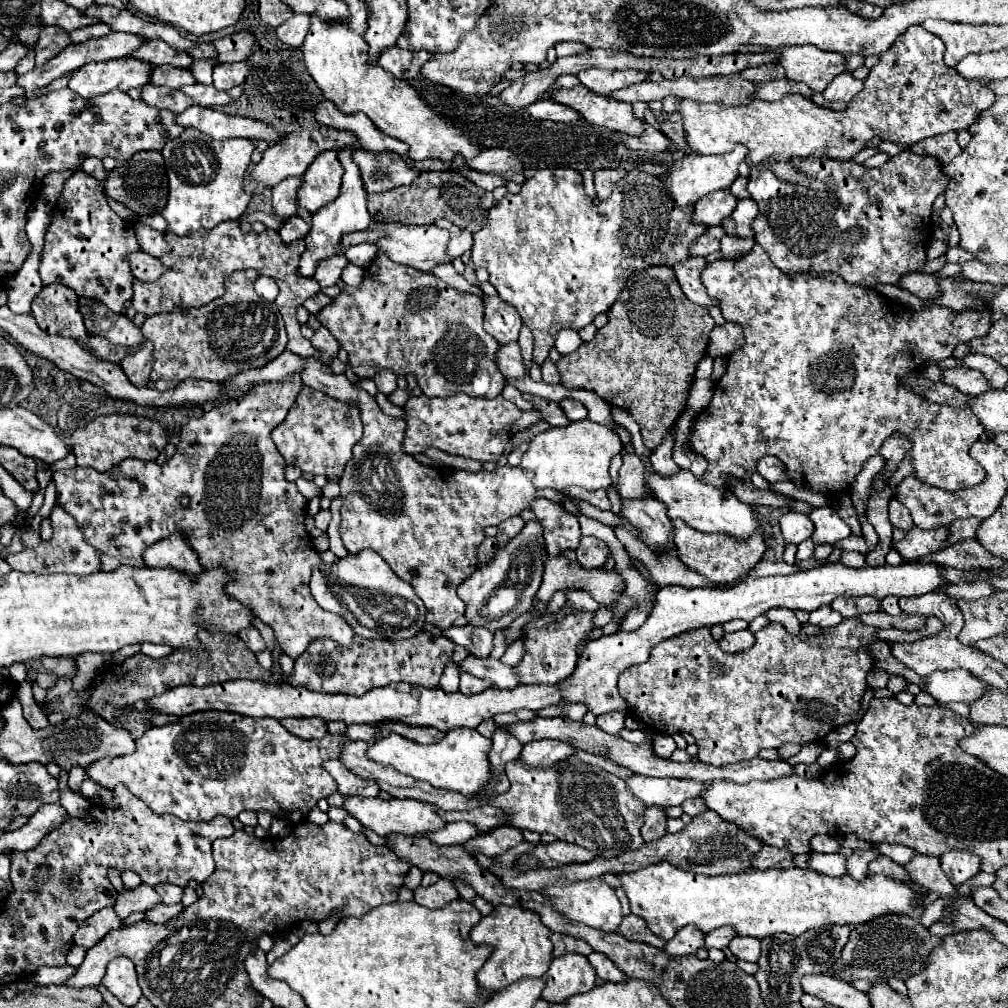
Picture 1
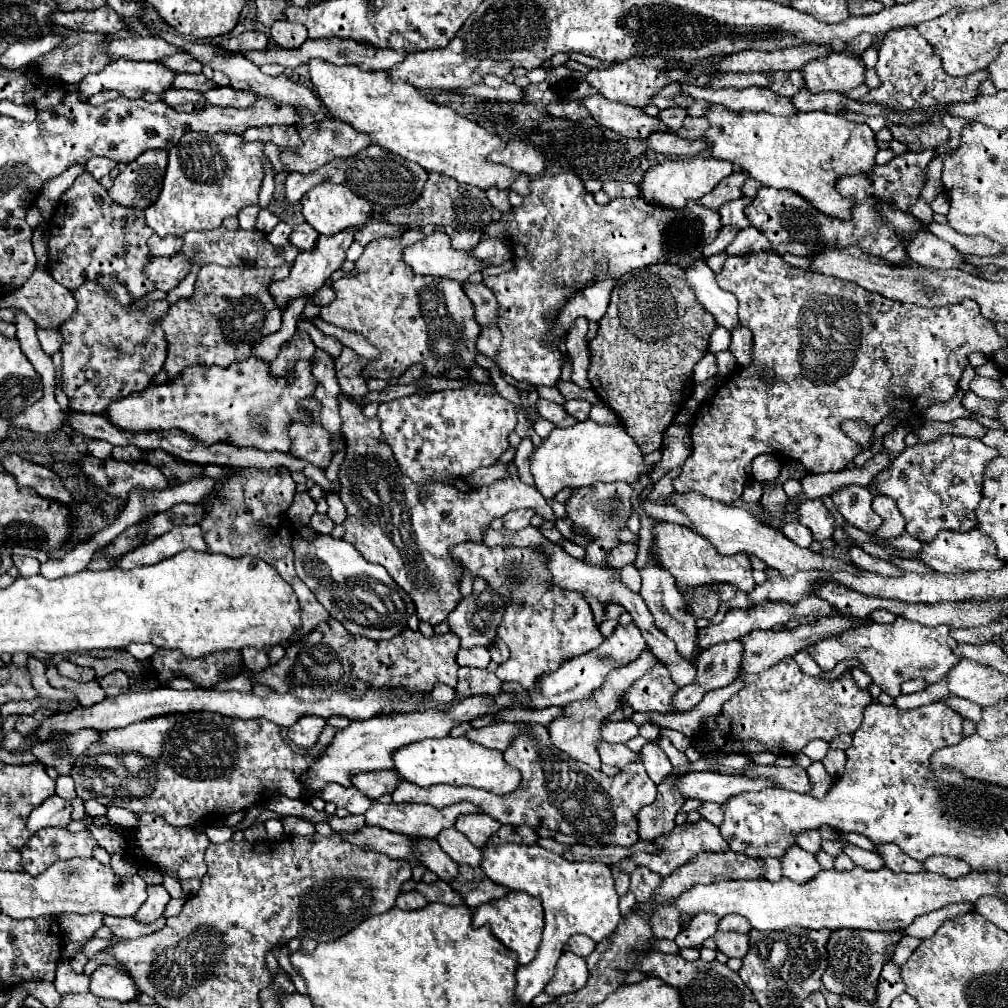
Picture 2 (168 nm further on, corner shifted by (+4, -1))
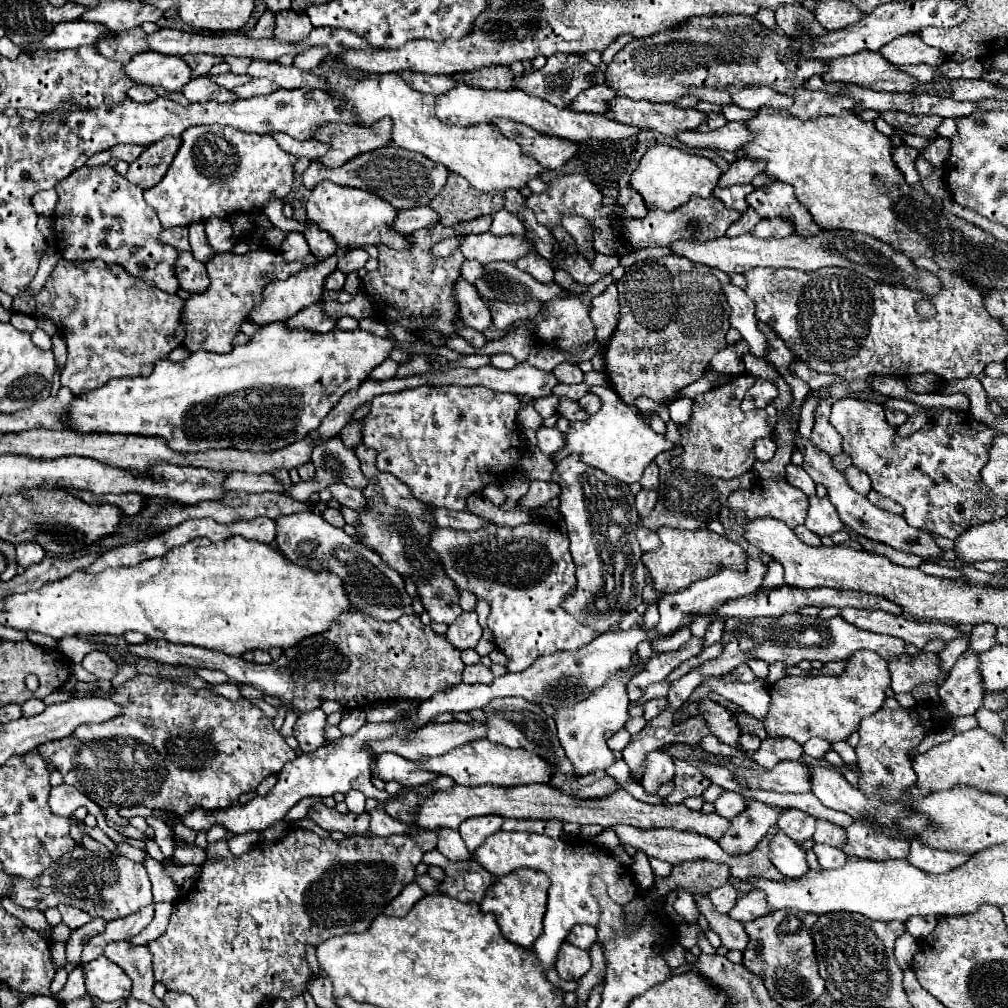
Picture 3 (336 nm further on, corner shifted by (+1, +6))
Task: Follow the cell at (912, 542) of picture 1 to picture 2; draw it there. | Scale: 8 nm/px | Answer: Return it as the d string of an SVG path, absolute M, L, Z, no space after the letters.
M973 528L969 532L943 530L933 538L933 542L923 546L919 556L935 572L943 572L943 574L969 572L969 570L995 570L995 568L1001 568L1005 564L1005 560L997 558L997 550L995 550L993 540L987 534L981 534L979 528Z

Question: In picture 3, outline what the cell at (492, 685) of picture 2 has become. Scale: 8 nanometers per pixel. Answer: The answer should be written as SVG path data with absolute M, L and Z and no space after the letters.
M476 663L476 665L466 665L464 669L464 683L490 683L494 679L490 667L484 667L482 663Z

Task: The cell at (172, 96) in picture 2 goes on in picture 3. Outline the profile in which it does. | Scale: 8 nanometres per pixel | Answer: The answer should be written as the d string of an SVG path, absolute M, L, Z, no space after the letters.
M194 77L182 87L182 95L188 97L188 101L234 101L236 97L230 91L220 89L214 85L208 77Z

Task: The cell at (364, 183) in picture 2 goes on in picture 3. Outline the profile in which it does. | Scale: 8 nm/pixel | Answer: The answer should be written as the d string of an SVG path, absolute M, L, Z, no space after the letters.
M390 143L382 149L374 149L374 151L368 151L362 155L356 155L354 159L350 159L348 163L344 163L342 167L336 167L336 169L328 169L328 167L312 161L310 167L302 175L302 185L306 189L312 189L318 181L330 179L338 185L370 191L400 211L400 209L428 205L430 199L434 199L438 195L438 191L442 189L442 185L446 183L446 177L448 177L448 169L444 165L438 165L418 153L404 151L404 149L396 147L394 143Z

